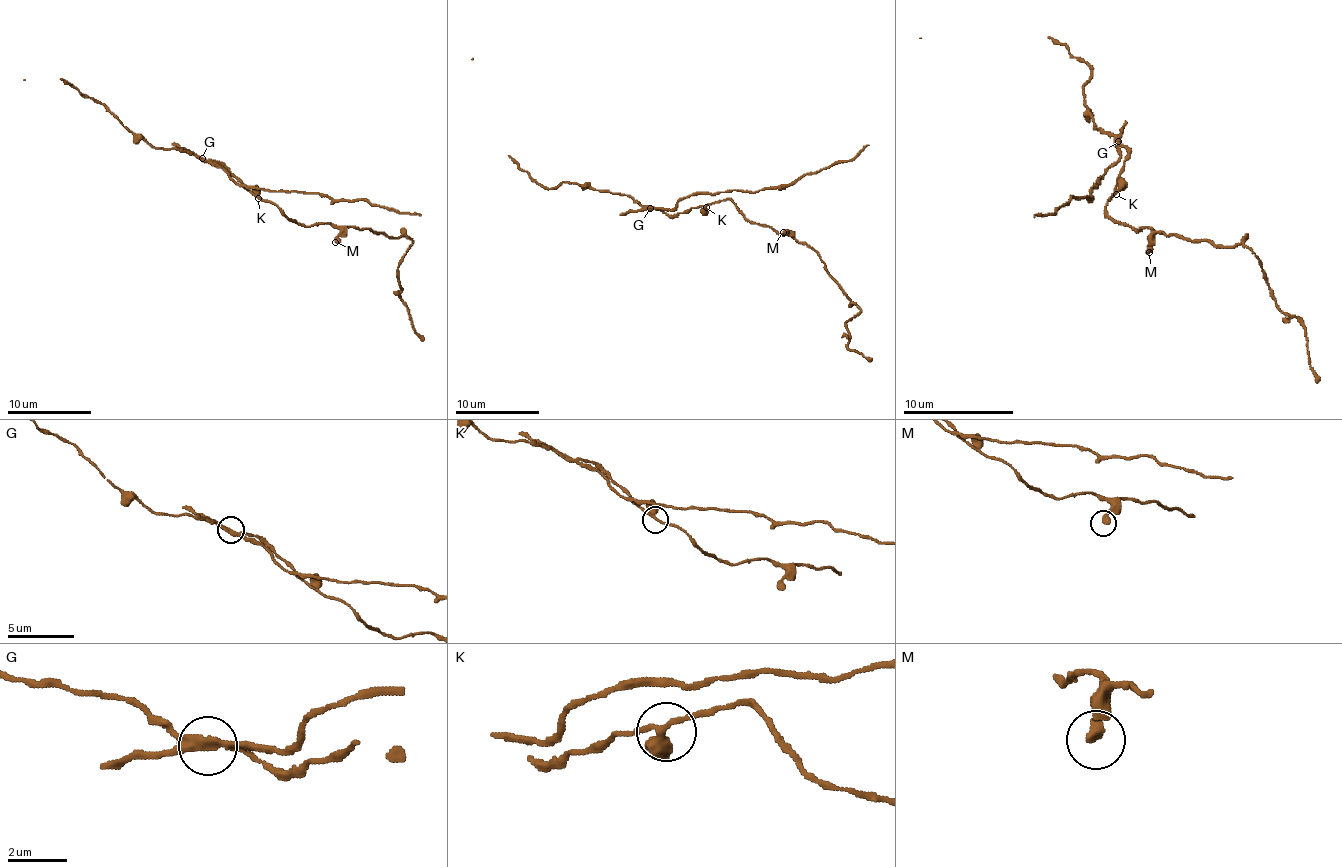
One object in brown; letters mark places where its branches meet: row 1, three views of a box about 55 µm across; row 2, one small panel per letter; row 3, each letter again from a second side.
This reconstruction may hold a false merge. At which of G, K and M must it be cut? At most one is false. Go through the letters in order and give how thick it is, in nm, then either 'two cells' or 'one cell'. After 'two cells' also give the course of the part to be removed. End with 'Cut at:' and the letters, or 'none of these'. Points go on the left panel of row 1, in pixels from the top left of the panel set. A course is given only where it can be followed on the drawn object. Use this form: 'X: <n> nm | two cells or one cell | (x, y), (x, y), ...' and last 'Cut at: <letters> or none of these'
G: 260 nm | two cells | (202, 158), (216, 163), (243, 185), (277, 192), (327, 194), (335, 200), (369, 200), (387, 208), (421, 215)
K: 240 nm | one cell
M: 400 nm | one cell
Cut at: G

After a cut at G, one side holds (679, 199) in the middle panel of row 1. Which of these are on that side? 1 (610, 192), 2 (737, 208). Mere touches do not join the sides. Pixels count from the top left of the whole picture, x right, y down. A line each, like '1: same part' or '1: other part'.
1: other part
2: other part

